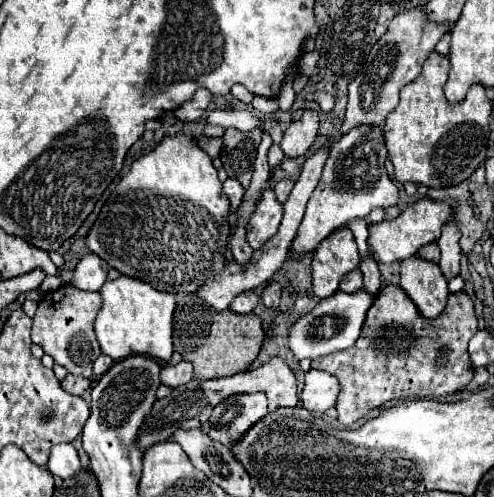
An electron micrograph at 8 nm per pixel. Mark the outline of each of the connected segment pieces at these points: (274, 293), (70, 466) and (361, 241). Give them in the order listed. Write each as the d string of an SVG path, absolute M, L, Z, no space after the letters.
M270 281L262 291L262 303L266 307L278 307L280 305L280 285L276 281Z
M72 443L66 445L54 445L50 451L50 461L48 461L48 471L60 479L70 479L76 477L82 471L82 463L78 457L78 451L74 449Z
M352 221L352 223L350 223L350 231L354 233L360 258L363 259L367 257L369 255L367 245L368 223L366 223L366 221Z

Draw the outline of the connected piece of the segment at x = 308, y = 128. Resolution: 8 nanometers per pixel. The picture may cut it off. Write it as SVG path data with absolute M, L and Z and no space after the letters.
M304 111L300 121L290 123L290 127L286 129L284 137L282 137L282 151L286 157L302 157L314 143L318 135L318 115L314 111Z

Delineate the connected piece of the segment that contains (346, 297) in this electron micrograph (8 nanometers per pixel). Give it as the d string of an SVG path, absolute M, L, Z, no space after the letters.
M338 291L334 297L322 299L310 313L298 317L288 333L288 347L294 353L296 359L318 359L322 355L330 355L336 351L344 351L352 347L360 335L364 315L372 305L372 295L366 295L366 291L356 293L344 293Z

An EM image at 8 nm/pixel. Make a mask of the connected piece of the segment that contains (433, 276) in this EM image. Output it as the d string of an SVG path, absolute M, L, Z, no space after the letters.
M418 255L400 263L400 287L428 319L442 313L448 297L448 281L440 267Z

